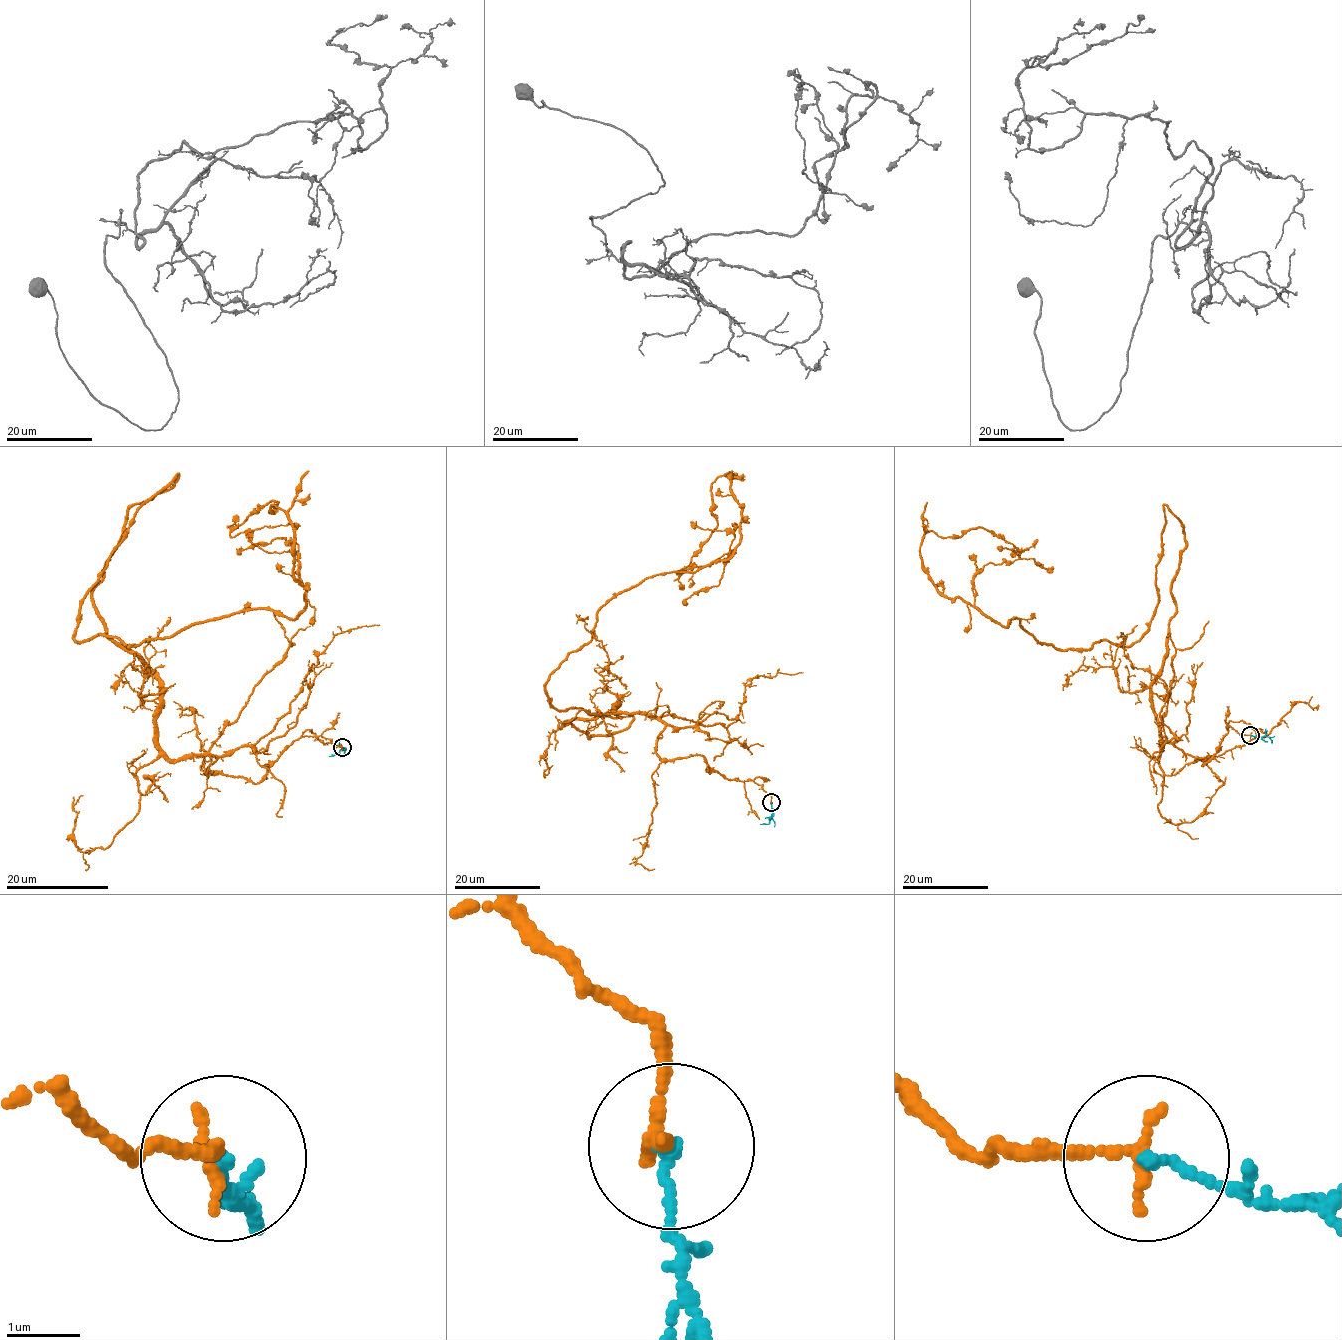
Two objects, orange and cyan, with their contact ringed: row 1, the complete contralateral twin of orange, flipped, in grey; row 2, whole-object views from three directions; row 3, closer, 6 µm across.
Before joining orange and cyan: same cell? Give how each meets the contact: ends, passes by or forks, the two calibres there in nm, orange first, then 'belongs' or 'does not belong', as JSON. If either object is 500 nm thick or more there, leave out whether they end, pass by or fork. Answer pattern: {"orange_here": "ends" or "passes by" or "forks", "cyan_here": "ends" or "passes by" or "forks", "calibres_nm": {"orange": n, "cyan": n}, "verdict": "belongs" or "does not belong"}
{"orange_here": "ends", "cyan_here": "ends", "calibres_nm": {"orange": 190, "cyan": 140}, "verdict": "does not belong"}

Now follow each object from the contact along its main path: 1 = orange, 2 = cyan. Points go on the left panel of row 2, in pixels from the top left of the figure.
1: (343, 748), (161, 748), (93, 588), (177, 474), (74, 634), (294, 619), (291, 520), (230, 534), (300, 525)
2: (343, 747), (337, 753), (328, 756)

